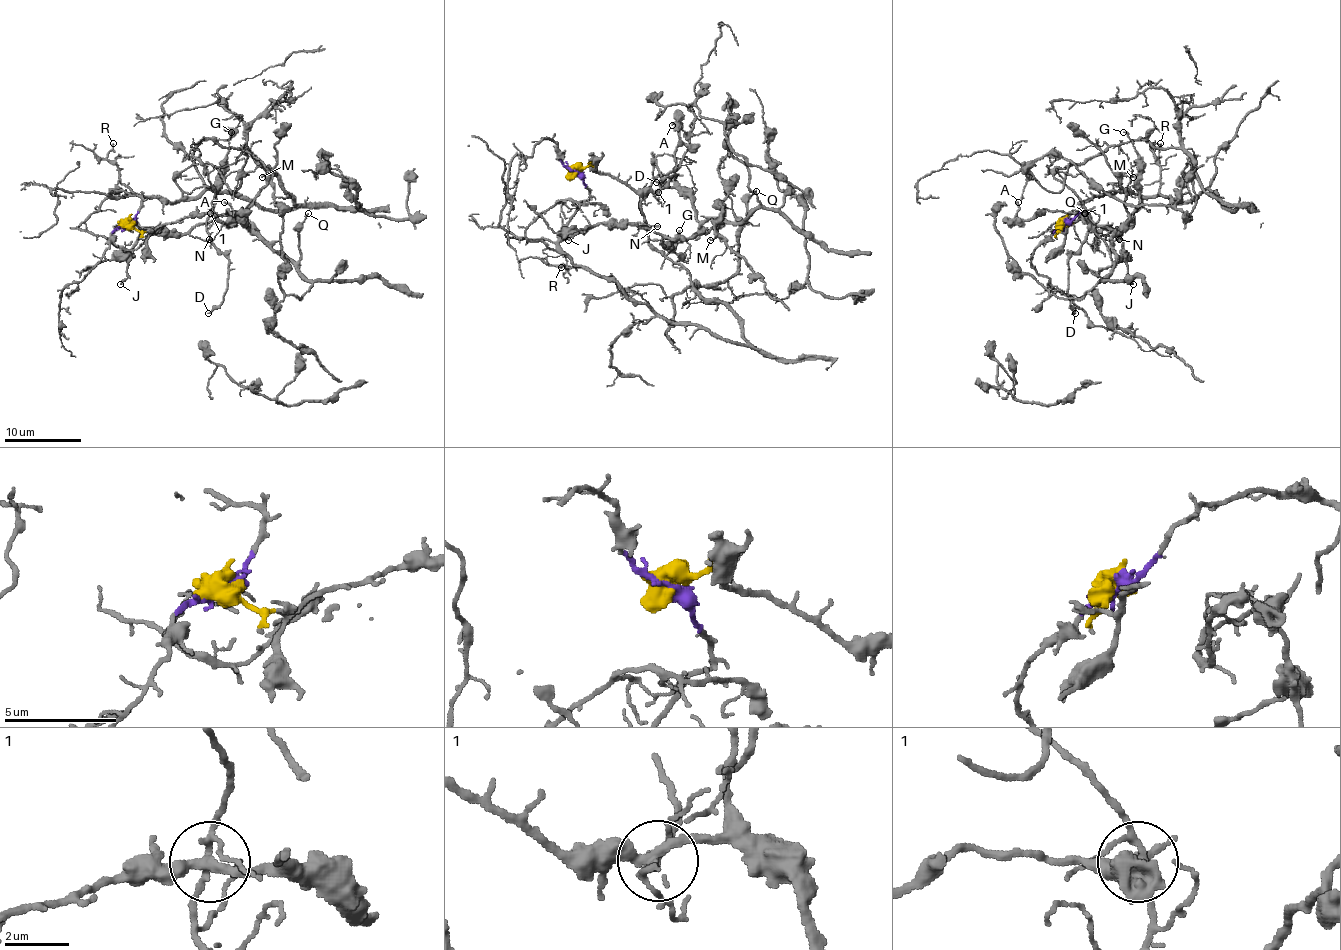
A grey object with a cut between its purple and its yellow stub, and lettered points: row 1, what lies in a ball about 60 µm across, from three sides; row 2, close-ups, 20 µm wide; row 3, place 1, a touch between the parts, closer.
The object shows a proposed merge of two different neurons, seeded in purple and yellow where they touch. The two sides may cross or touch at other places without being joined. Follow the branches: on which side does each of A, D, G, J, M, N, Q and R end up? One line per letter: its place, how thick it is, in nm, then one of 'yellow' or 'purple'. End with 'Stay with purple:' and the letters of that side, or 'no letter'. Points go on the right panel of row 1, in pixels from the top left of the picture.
A: at (1018, 202); 160 nm thick; yellow
D: at (1075, 313); 150 nm thick; purple
G: at (1123, 132); 240 nm thick; yellow
J: at (1133, 284); 240 nm thick; yellow
M: at (1133, 177); 130 nm thick; yellow
N: at (1119, 239); 160 nm thick; yellow
Q: at (1084, 213); 180 nm thick; yellow
R: at (1160, 143); 140 nm thick; purple
Stay with purple: D, R

